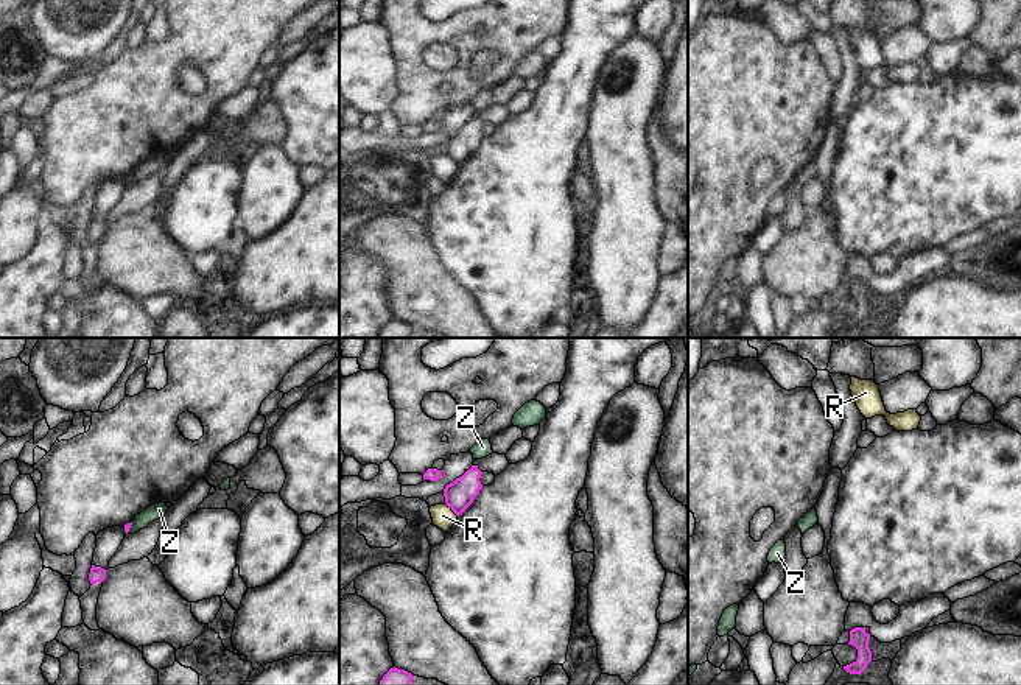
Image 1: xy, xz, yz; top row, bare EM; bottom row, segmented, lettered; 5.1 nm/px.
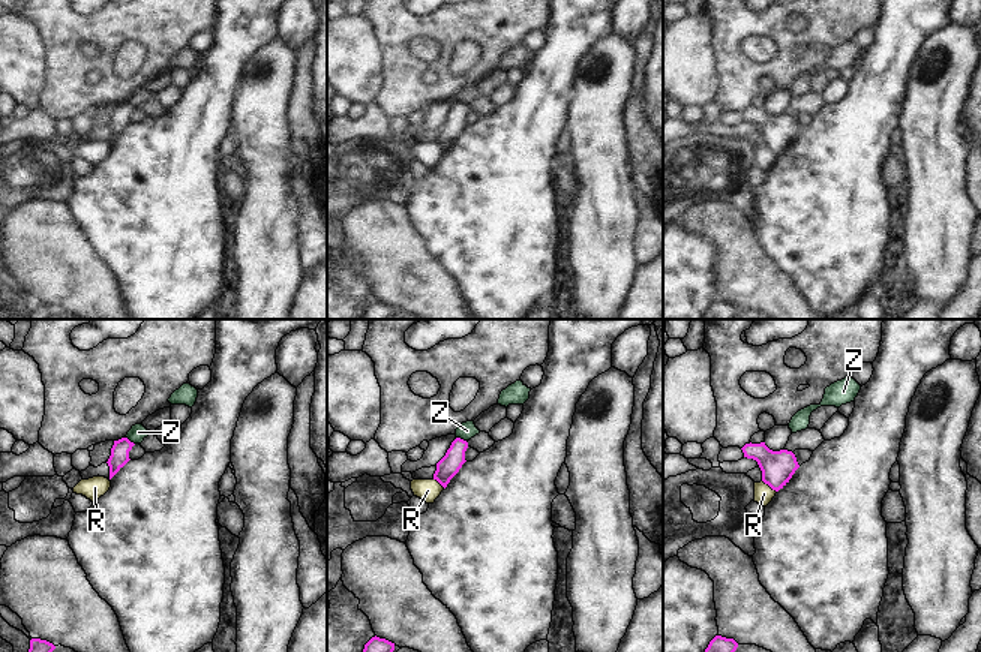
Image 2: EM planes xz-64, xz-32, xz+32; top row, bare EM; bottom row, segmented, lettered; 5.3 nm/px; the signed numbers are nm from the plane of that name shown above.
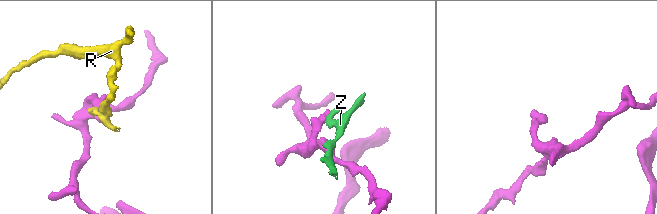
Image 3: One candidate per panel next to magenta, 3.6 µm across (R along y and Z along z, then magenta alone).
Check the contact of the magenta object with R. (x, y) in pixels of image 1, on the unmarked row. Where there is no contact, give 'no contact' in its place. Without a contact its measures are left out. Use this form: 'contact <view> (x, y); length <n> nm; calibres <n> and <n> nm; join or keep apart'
contact xz (452, 161); length 100 nm; calibres 150 and 120 nm; keep apart

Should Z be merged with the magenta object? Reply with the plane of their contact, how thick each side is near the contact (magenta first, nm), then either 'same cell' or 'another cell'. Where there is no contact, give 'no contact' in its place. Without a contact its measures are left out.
xy | 30/80 nm | another cell

